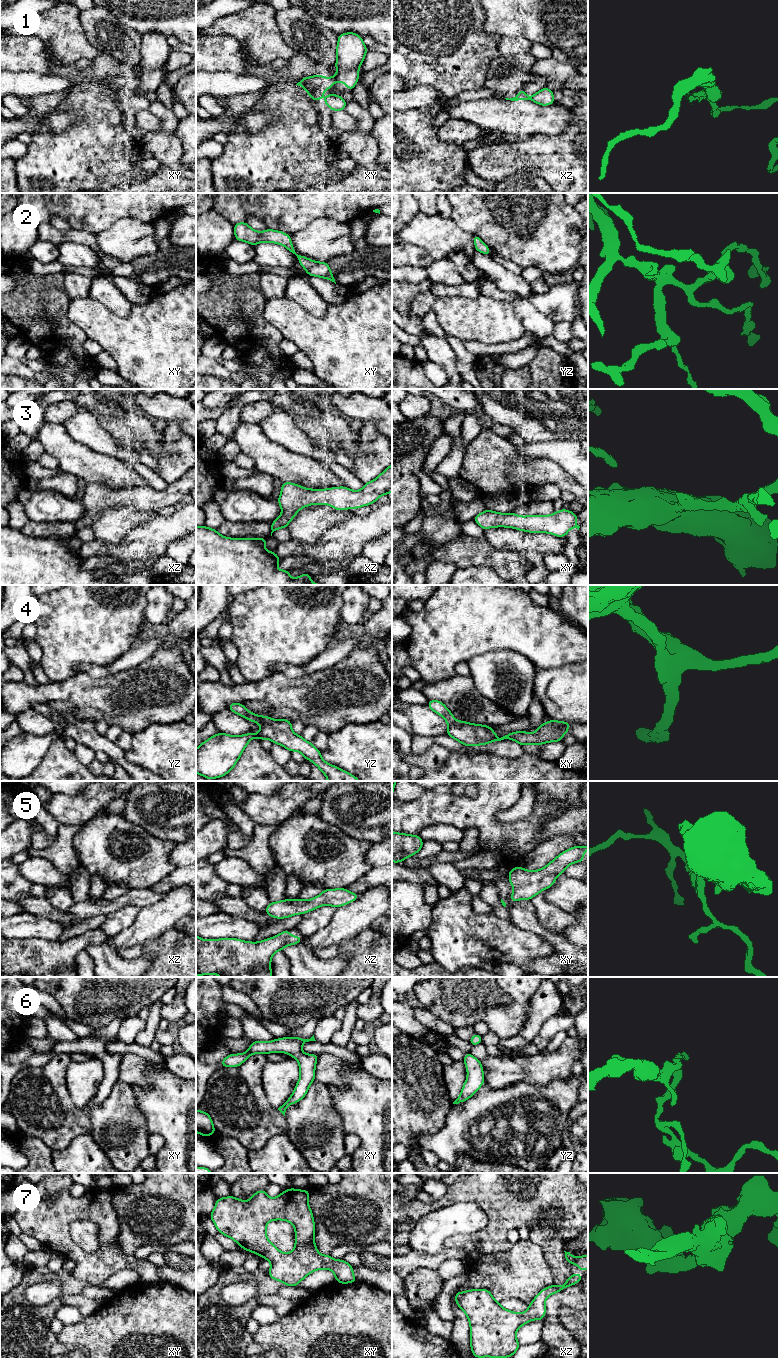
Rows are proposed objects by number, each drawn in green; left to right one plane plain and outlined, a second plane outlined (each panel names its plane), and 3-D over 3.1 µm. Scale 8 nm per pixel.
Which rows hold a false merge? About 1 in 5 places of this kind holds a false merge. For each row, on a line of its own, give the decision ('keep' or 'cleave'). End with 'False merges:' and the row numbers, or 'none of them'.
1: cleave
2: keep
3: keep
4: keep
5: keep
6: keep
7: keep
False merges: 1

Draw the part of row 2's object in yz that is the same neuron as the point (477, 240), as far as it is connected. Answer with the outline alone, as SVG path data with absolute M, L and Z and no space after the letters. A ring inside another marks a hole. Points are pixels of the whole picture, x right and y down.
M473 235L475 250L480 251L482 254L490 256L489 247L480 239L479 236Z

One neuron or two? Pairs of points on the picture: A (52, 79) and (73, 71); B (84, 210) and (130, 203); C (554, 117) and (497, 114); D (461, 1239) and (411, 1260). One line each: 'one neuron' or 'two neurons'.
A: two neurons
B: one neuron
C: one neuron
D: two neurons

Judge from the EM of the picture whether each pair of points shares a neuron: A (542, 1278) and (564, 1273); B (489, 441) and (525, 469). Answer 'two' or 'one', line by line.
A: two
B: one

